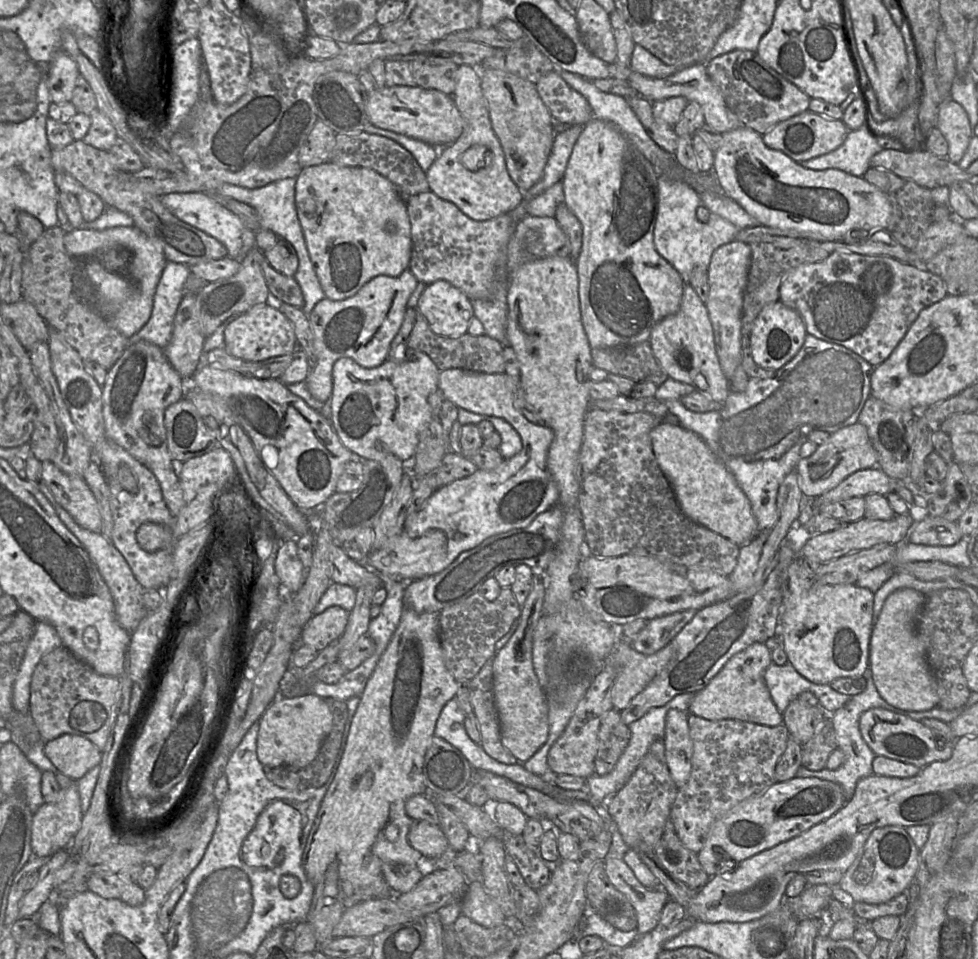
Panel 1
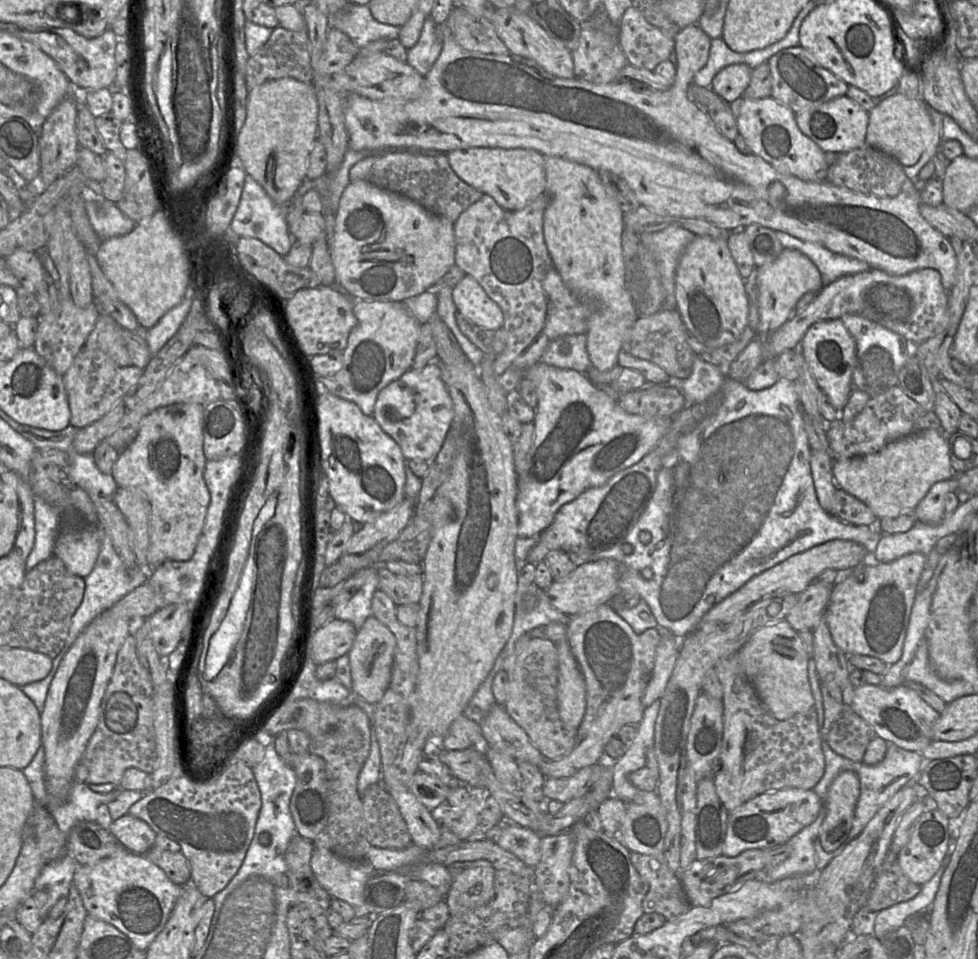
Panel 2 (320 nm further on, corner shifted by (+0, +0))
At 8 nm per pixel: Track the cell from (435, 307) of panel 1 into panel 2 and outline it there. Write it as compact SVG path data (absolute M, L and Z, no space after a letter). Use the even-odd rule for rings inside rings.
M465 275L454 287L452 298L458 312L465 319L490 330L504 324L502 309L470 275Z

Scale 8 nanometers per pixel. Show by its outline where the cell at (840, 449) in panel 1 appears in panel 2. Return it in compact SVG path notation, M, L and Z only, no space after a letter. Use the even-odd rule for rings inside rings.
M925 430L886 444L874 454L850 459L835 459L832 472L838 488L865 503L877 520L912 513L930 488L937 482L953 479L956 472L951 466L947 434L939 430Z

